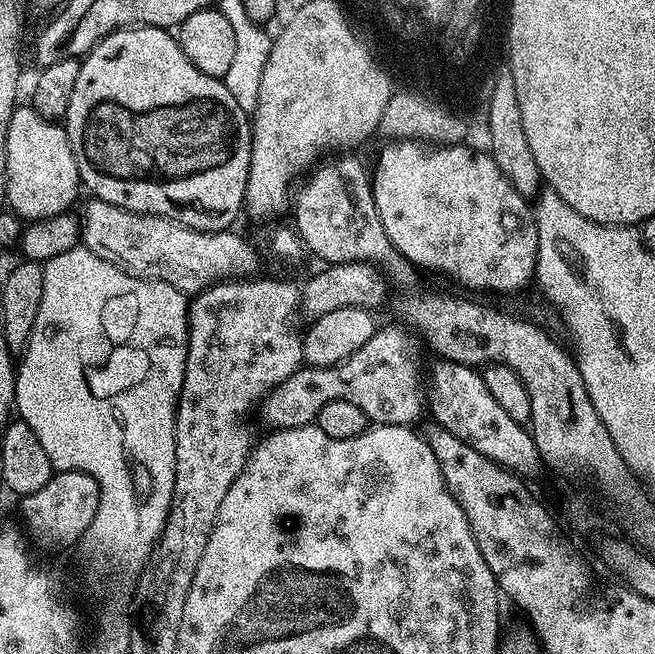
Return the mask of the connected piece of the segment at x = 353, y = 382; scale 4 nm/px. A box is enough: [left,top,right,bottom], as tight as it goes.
[258,328,426,430]

